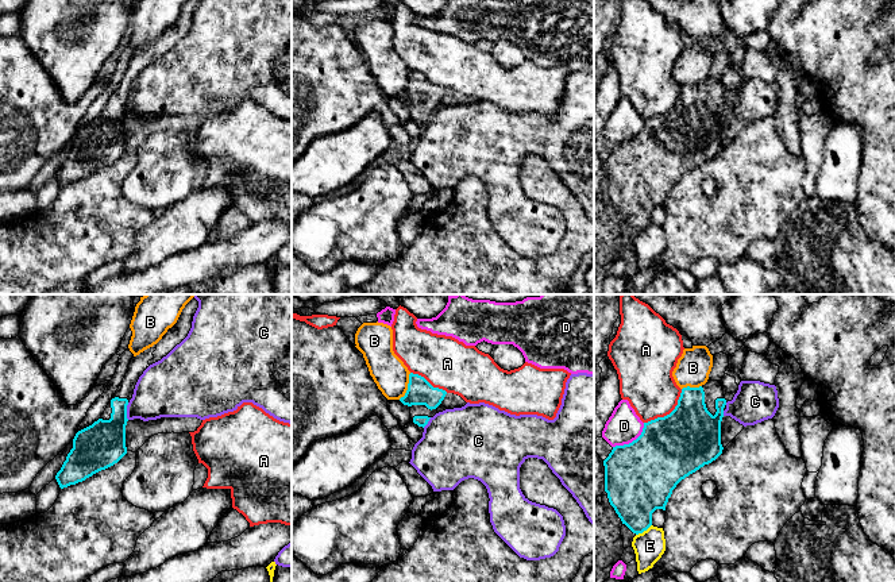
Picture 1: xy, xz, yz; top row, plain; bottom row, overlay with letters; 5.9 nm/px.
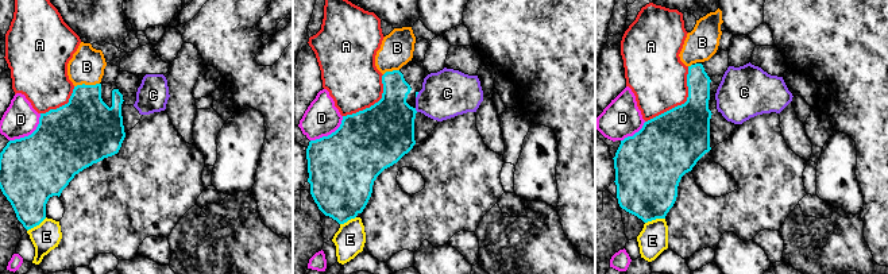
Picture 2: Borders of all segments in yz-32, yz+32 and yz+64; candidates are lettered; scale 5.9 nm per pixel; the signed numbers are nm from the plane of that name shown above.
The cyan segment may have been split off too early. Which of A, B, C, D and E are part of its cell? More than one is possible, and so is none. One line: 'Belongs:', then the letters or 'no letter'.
Belongs: no letter

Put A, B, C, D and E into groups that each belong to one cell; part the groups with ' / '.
A / B / C / D / E

